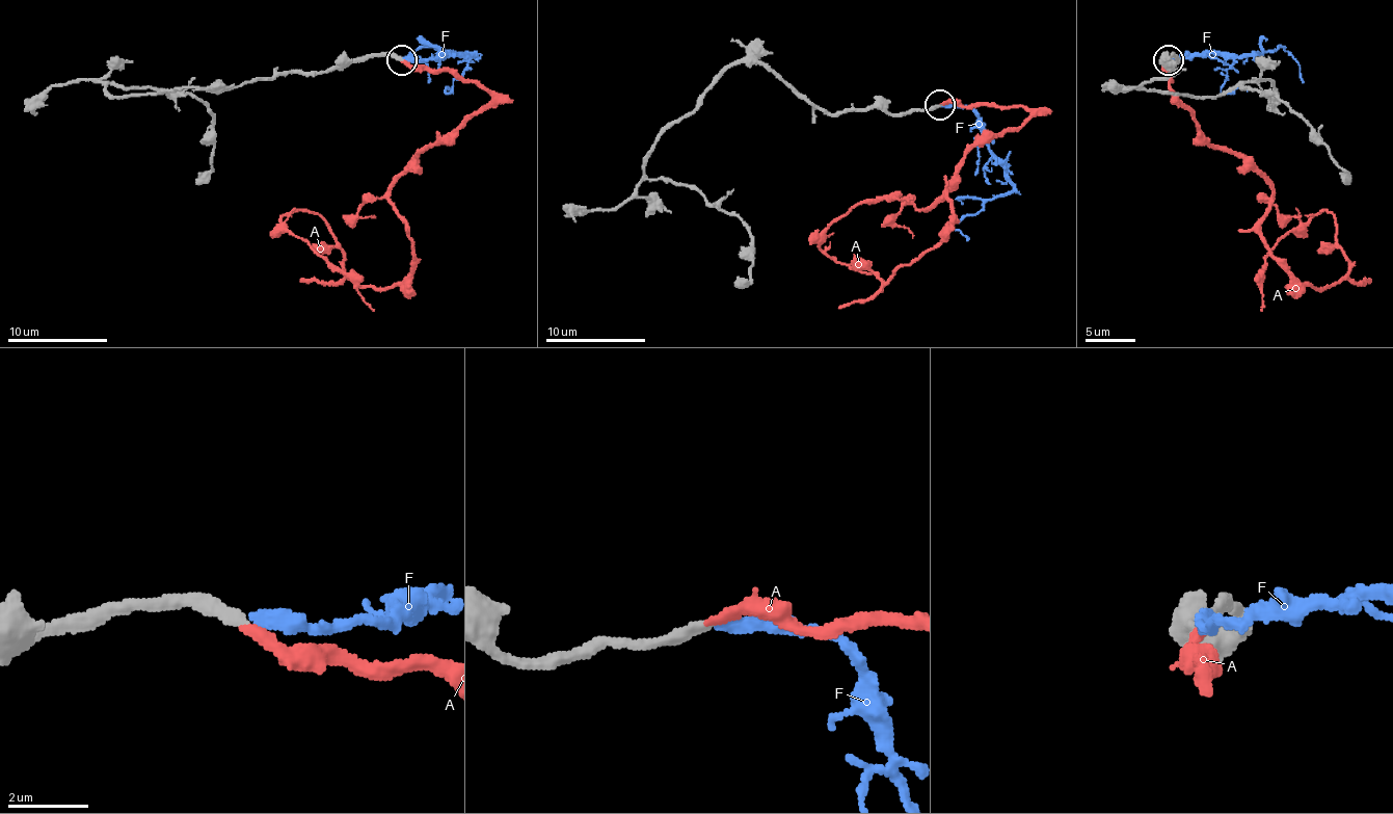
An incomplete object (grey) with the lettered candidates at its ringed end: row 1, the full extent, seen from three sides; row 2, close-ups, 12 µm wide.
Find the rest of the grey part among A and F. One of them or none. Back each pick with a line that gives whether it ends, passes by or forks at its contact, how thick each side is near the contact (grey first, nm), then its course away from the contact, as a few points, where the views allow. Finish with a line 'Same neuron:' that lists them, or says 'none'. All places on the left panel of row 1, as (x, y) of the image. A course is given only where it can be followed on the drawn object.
A: it ends there; 320 nm thick on the grey side, 240 nm on the other; it runs (400, 60), (455, 71), (492, 98), (392, 186), (412, 273), (359, 286), (317, 213), (282, 218), (374, 311)
Same neuron: A

